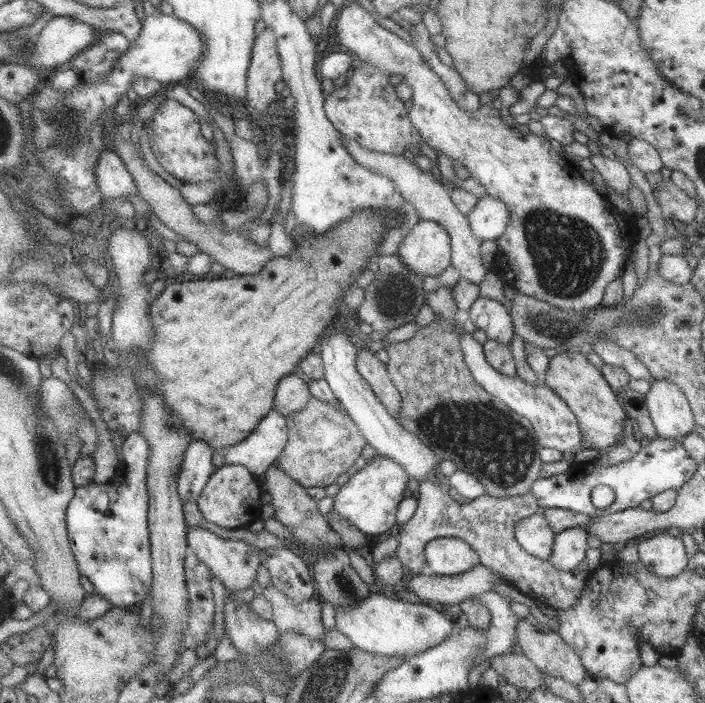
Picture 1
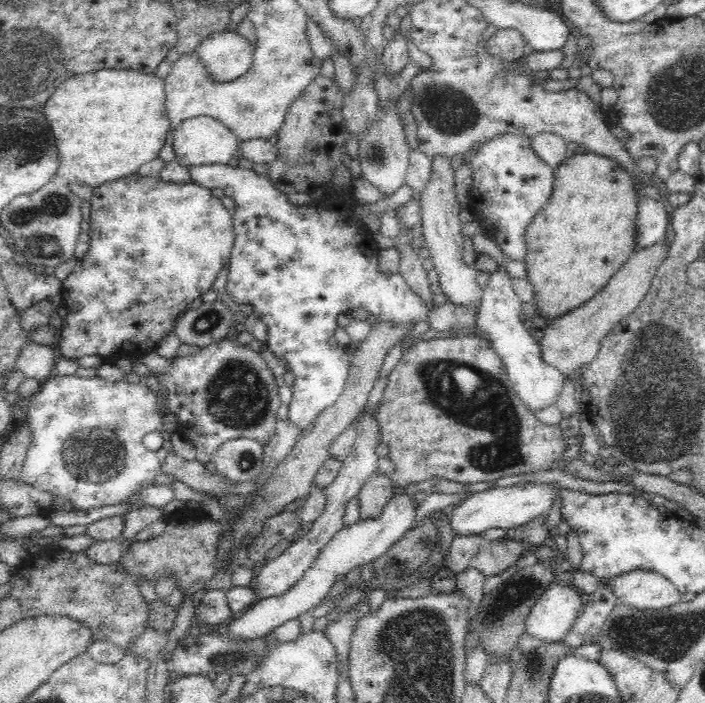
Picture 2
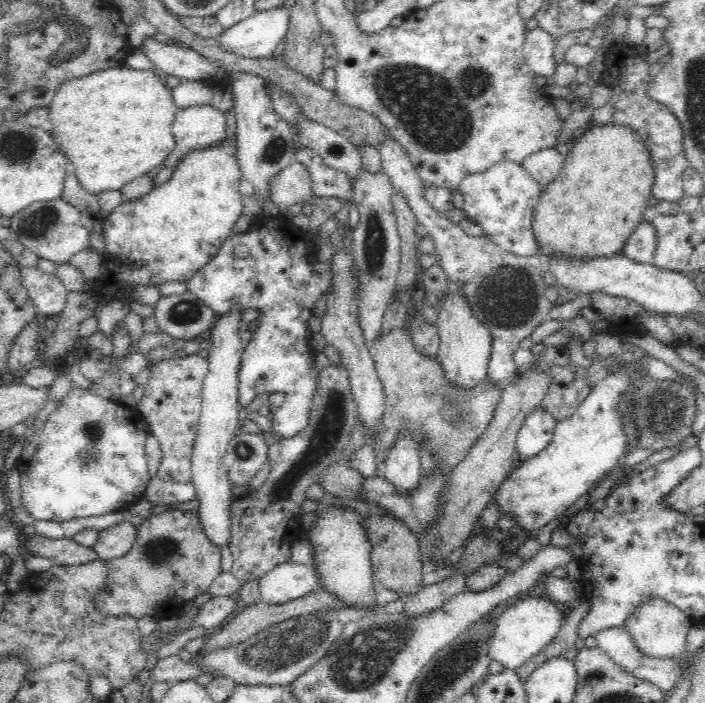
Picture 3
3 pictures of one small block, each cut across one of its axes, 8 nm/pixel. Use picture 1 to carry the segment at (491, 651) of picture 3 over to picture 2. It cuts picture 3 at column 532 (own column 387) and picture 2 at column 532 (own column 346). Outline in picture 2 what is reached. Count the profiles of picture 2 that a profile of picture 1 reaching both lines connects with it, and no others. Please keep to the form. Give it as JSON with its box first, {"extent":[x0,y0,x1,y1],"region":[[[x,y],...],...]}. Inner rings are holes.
{"extent":[524,583,585,643],"region":[[[550,583],[526,619],[524,633],[551,643],[564,638],[584,607],[585,597],[572,586]]]}

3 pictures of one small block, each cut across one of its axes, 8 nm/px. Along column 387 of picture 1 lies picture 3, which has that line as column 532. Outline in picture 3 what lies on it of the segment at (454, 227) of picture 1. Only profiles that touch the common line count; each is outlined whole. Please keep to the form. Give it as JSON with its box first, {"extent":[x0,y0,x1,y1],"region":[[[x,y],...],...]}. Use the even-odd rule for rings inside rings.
{"extent":[521,147,564,190],"region":[[[552,147],[534,152],[534,154],[525,158],[521,165],[532,176],[532,179],[540,185],[540,190],[544,190],[560,174],[563,162],[564,156]]]}

